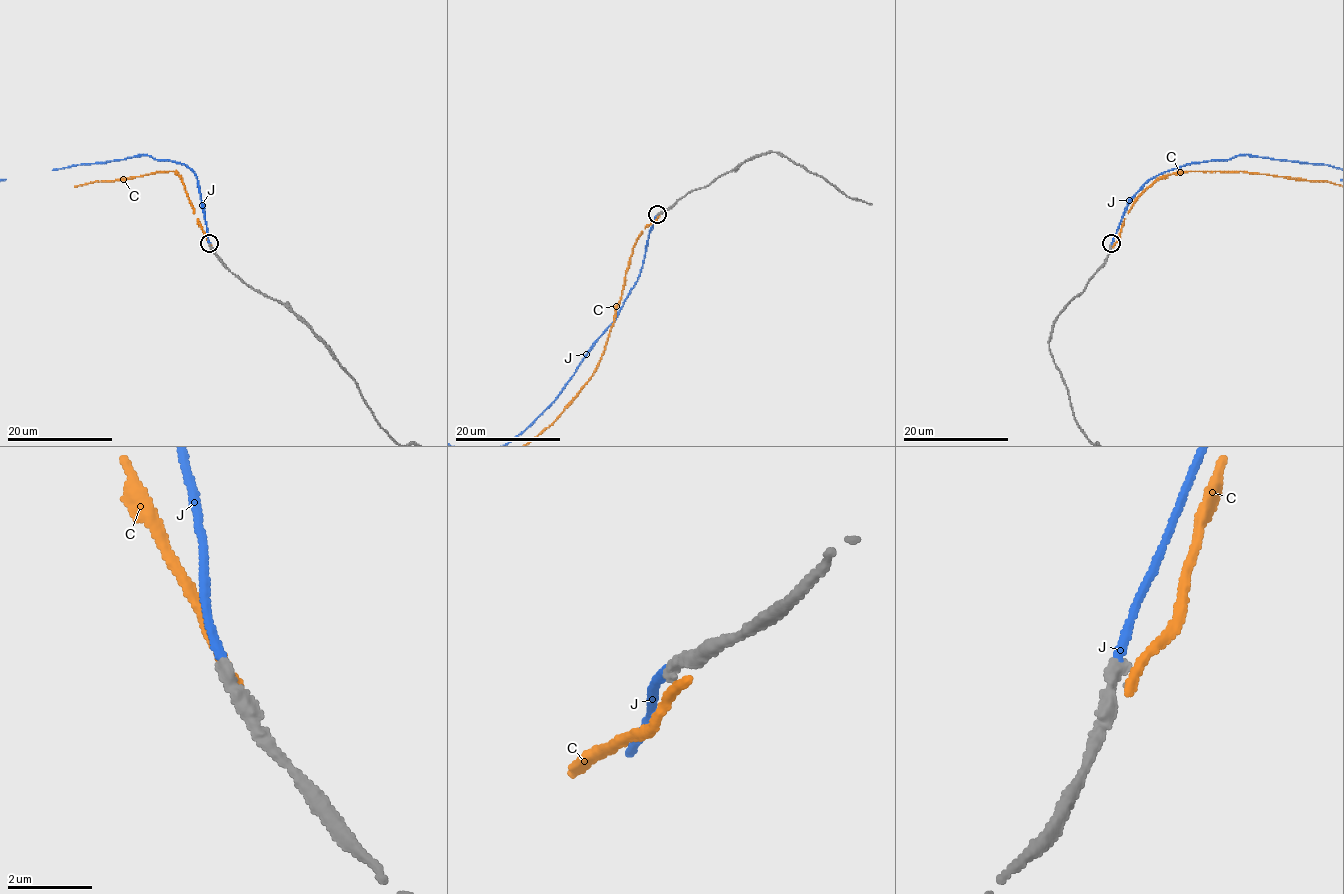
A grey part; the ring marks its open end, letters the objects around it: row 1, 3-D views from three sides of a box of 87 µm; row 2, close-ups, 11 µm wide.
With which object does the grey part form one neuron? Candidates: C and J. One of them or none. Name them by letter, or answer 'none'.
J

